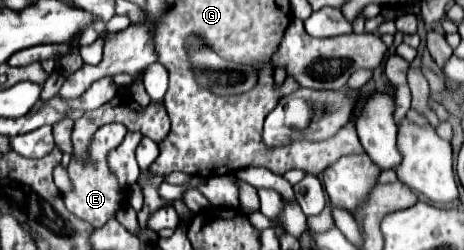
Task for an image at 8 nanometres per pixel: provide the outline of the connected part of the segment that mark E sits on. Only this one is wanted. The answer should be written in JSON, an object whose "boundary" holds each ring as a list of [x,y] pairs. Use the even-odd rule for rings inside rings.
{"boundary":[[[106,124],[102,126],[90,140],[86,150],[86,164],[82,164],[80,158],[72,158],[68,166],[68,176],[72,182],[70,192],[64,192],[64,204],[66,208],[76,214],[78,218],[90,222],[94,228],[102,228],[110,218],[116,216],[116,212],[128,204],[128,188],[122,188],[118,184],[118,178],[108,168],[108,154],[122,144],[128,130],[122,124]]]}

